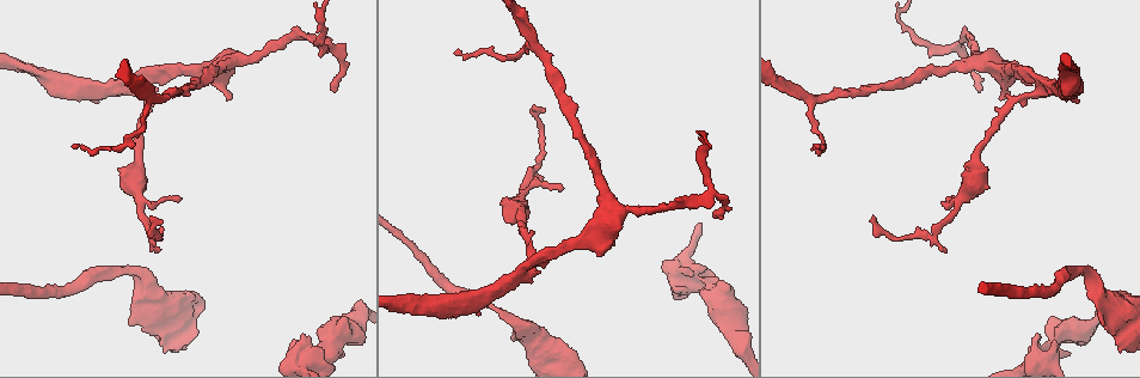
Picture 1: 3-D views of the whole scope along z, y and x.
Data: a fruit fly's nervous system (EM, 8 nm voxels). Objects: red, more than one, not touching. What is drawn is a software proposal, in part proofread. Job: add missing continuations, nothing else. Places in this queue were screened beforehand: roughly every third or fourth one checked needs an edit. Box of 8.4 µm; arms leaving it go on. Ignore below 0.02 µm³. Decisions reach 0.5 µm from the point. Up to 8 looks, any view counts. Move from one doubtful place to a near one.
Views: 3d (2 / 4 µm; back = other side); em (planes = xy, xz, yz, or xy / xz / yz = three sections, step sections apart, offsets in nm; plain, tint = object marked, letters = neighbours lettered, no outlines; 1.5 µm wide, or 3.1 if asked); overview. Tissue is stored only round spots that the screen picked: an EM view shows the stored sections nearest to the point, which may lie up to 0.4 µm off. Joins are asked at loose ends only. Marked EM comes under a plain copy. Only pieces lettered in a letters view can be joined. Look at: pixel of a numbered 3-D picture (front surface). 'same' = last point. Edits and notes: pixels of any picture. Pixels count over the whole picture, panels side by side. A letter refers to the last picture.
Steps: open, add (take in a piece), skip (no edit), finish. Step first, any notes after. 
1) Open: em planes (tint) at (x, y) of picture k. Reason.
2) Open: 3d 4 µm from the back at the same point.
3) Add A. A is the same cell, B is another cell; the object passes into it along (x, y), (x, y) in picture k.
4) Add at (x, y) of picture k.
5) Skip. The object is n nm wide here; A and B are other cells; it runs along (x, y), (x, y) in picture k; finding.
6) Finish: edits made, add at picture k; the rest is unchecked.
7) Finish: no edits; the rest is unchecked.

Open: em xy step 8 (letters) at (226, 99) of picture 1. An open end.

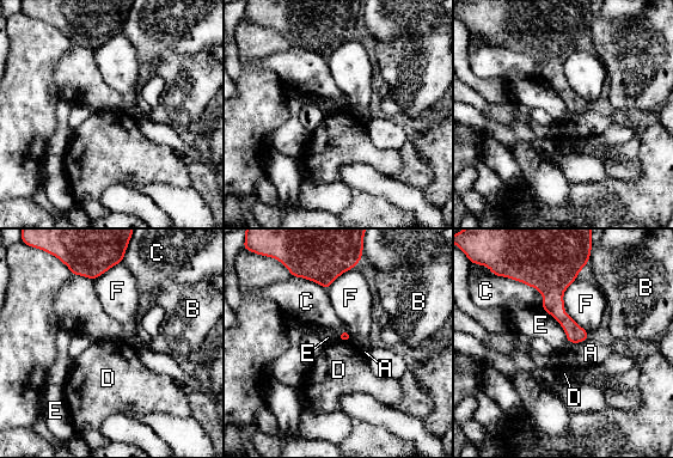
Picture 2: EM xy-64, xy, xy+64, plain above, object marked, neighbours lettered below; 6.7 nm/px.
Skip. A, B, C, D, E and F are other cells; a border runs along (589, 337), (579, 342), (567, 342) in picture 2; no lettered piece goes on from it.

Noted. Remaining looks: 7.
Open: 3d 2 µm at (152, 217) of picture 1. Free end.

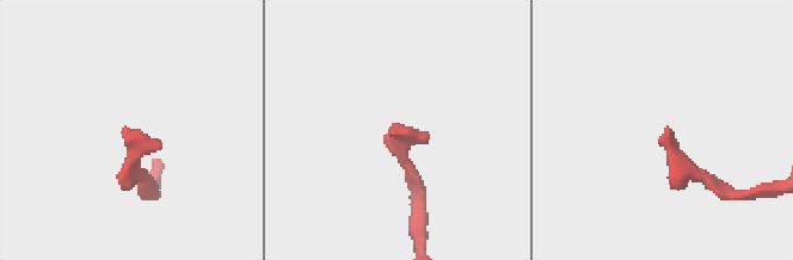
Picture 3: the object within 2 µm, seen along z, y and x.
Open: em planes (tint) at (393, 134) of picture 3. Need the tissue.

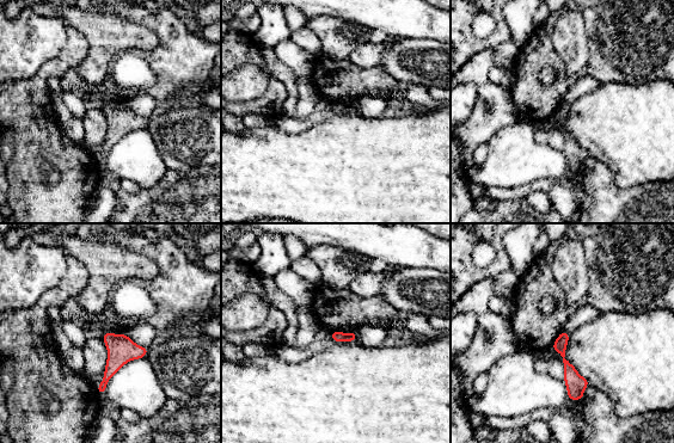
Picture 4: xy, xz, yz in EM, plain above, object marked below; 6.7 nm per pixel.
Open: em planes (letters) at the same point. What lies round it.

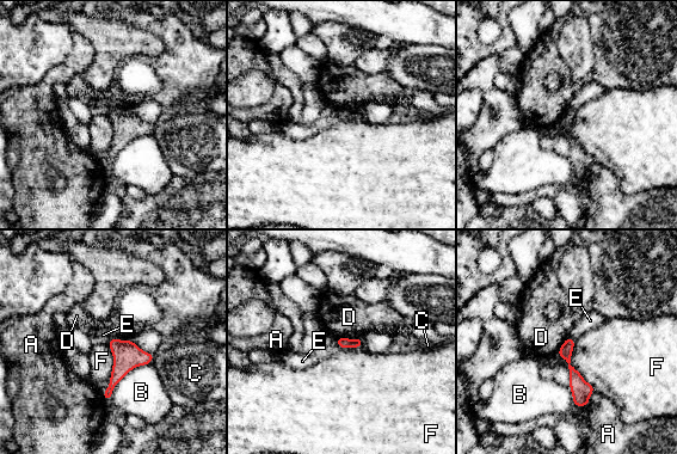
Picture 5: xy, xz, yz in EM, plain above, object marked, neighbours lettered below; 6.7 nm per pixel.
Skip. The longest contact is with B, 400 nm; A, B, C, D, E and F are other cells; it runs along (568, 341), (567, 360), (584, 403) in picture 5; no lettered piece goes on from it.

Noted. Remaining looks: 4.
Open: 3d 4 µm at (1054, 349) of picture 1. Branch stops here.

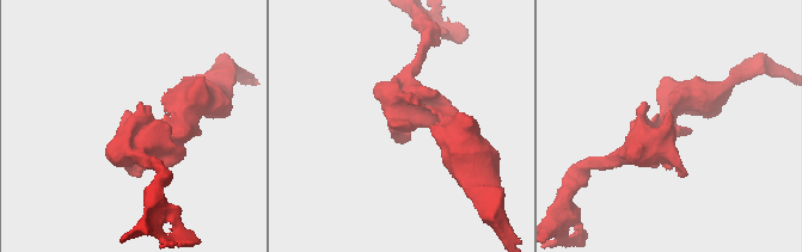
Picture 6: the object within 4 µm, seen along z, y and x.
Open: em xz step 4 (tint) at (663, 123) of picture 6. Need the tissue.

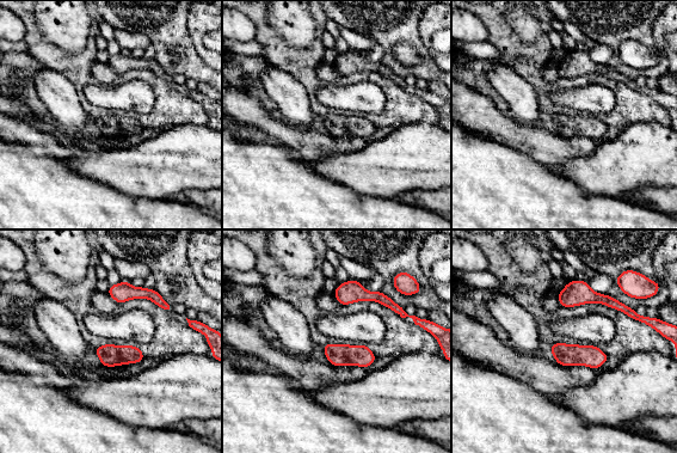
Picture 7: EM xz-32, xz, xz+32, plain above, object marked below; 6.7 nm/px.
Open: em xz step 4 (letters) at the same point. What lies round it.

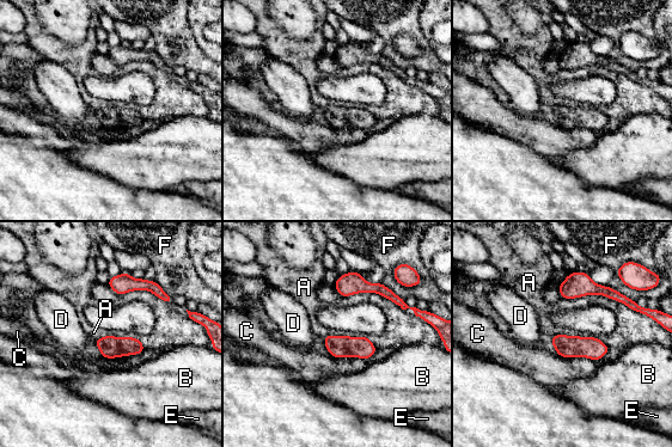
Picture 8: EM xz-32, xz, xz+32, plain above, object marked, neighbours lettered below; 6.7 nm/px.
Skip. The longest contact is with C, 260 nm; A, B, C, D, E and F are other cells; a border runs along (563, 332), (549, 337) in picture 8; no lettered piece goes on from it.

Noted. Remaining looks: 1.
Finish: no edits; the rest is unchecked.

